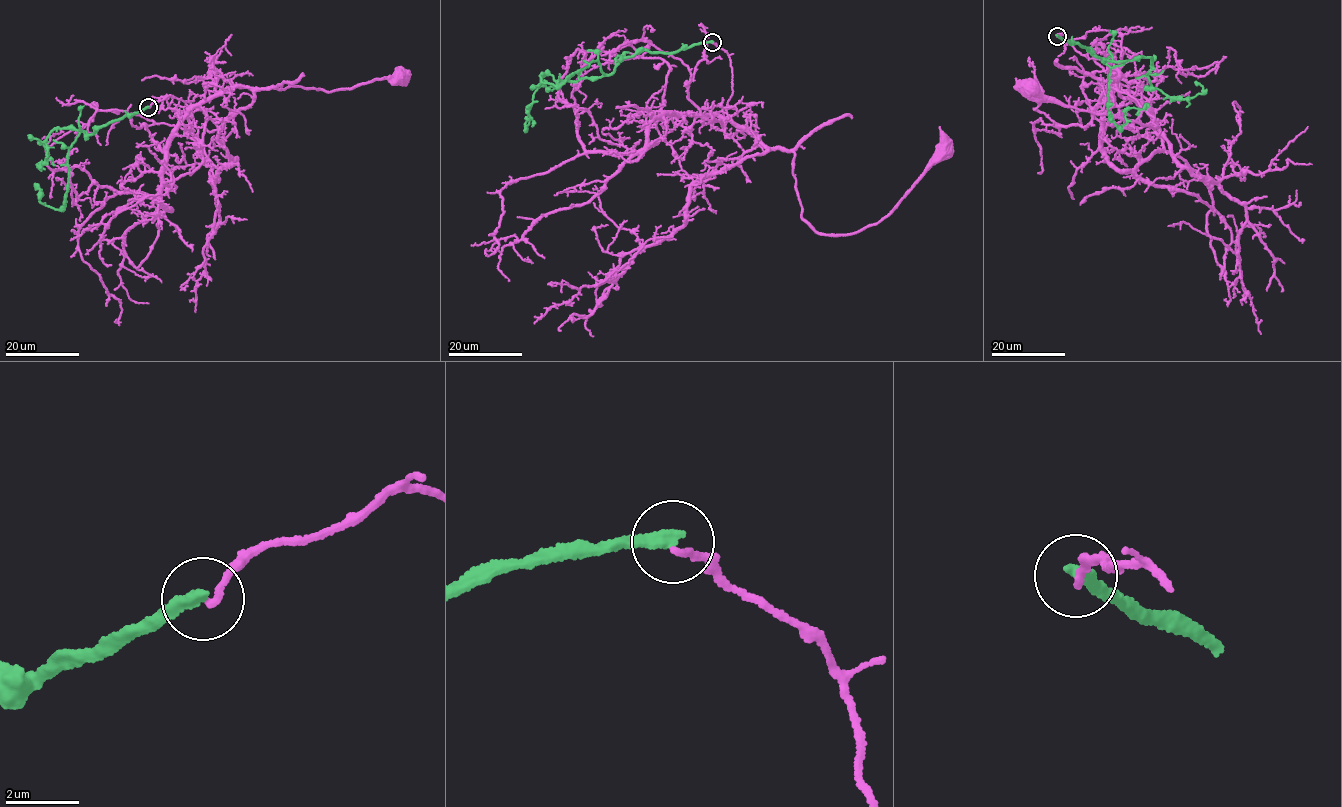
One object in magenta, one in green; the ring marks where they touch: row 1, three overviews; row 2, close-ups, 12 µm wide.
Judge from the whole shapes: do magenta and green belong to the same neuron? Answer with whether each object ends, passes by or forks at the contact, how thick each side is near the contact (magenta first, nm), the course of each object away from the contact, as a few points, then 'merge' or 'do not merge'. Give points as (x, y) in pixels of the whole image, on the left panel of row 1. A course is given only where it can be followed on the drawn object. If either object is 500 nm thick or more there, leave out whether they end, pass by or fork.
magenta ends; green ends; calibres 190 and 360 nm; course magenta (149, 107), (169, 96), (206, 100), (232, 88), (294, 85), (329, 91), (399, 77); course green (149, 106), (85, 135), (55, 128), (45, 142), (48, 157), (36, 165), (41, 165), (47, 156), (38, 142); do not merge

